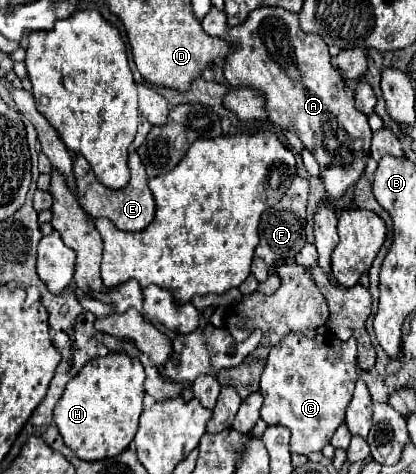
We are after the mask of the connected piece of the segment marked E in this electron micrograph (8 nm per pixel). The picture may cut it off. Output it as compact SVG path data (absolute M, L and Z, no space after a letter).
M135 151L129 155L129 169L131 169L129 185L125 189L113 191L113 189L107 189L105 185L101 185L97 181L97 177L93 175L85 157L77 155L77 159L73 163L73 173L75 173L75 181L77 181L77 191L79 191L79 205L93 219L97 219L97 217L111 219L121 231L143 231L155 217L155 199L153 199L151 189L147 187L145 165L141 163L141 157L137 157Z

